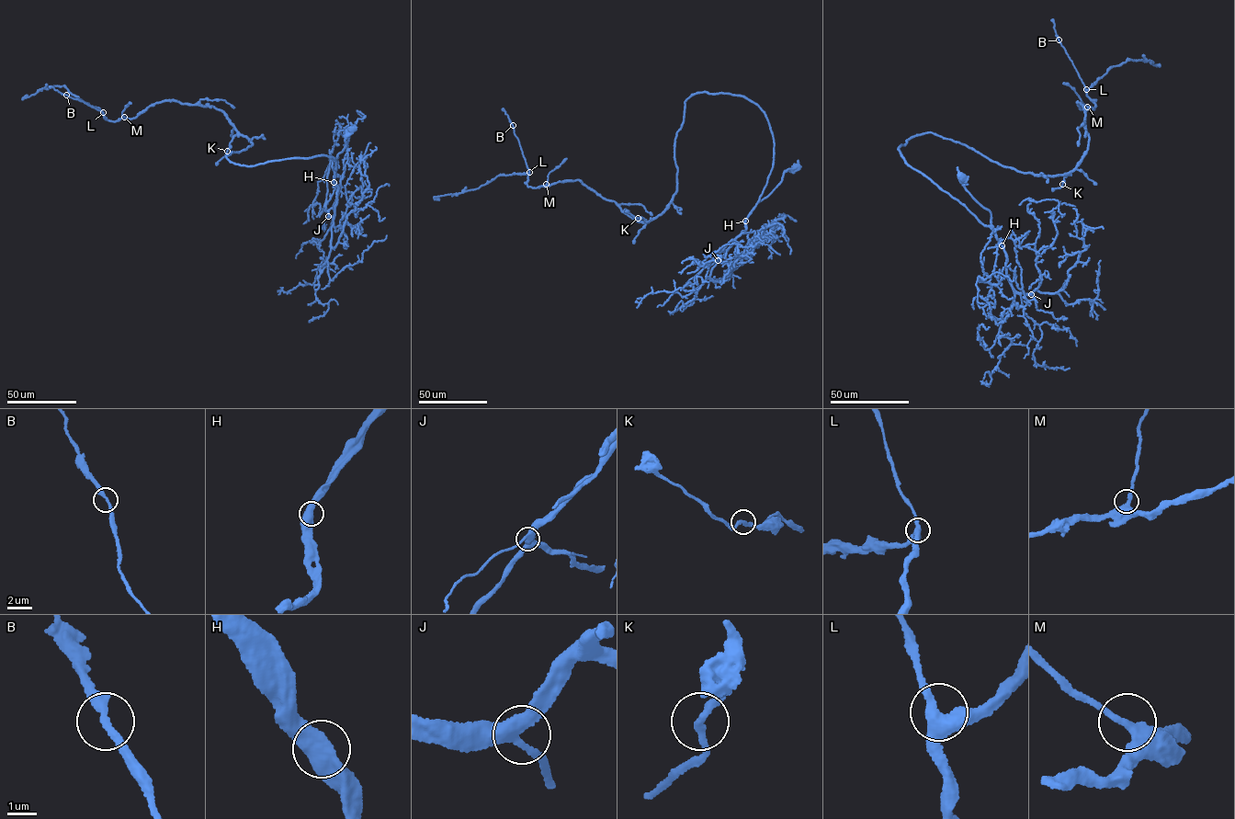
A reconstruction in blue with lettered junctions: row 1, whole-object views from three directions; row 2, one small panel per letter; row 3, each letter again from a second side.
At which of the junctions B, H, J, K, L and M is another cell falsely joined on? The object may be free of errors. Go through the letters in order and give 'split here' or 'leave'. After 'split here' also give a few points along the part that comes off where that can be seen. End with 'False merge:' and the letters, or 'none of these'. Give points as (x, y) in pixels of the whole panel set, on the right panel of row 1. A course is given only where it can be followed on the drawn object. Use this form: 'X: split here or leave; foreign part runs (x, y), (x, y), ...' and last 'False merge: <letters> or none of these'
B: leave
H: leave
J: leave
K: leave
L: leave
M: leave
False merge: none of these

